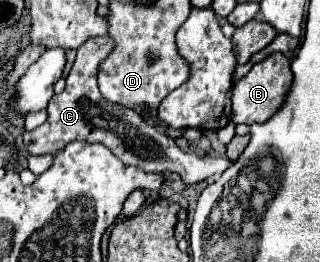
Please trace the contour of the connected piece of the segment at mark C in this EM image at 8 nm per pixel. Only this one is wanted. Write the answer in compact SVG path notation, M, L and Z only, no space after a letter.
M109 36L89 38L85 44L77 48L77 58L67 76L67 86L61 94L55 94L47 106L49 118L35 130L23 134L23 142L29 154L57 154L69 142L99 142L105 144L123 164L137 166L145 172L173 172L179 174L185 184L195 184L207 180L209 176L221 174L231 164L229 158L209 158L195 156L179 150L173 138L161 134L155 126L143 122L131 108L119 106L115 102L107 102L97 86L97 70L99 64L111 54L115 48L115 40Z

